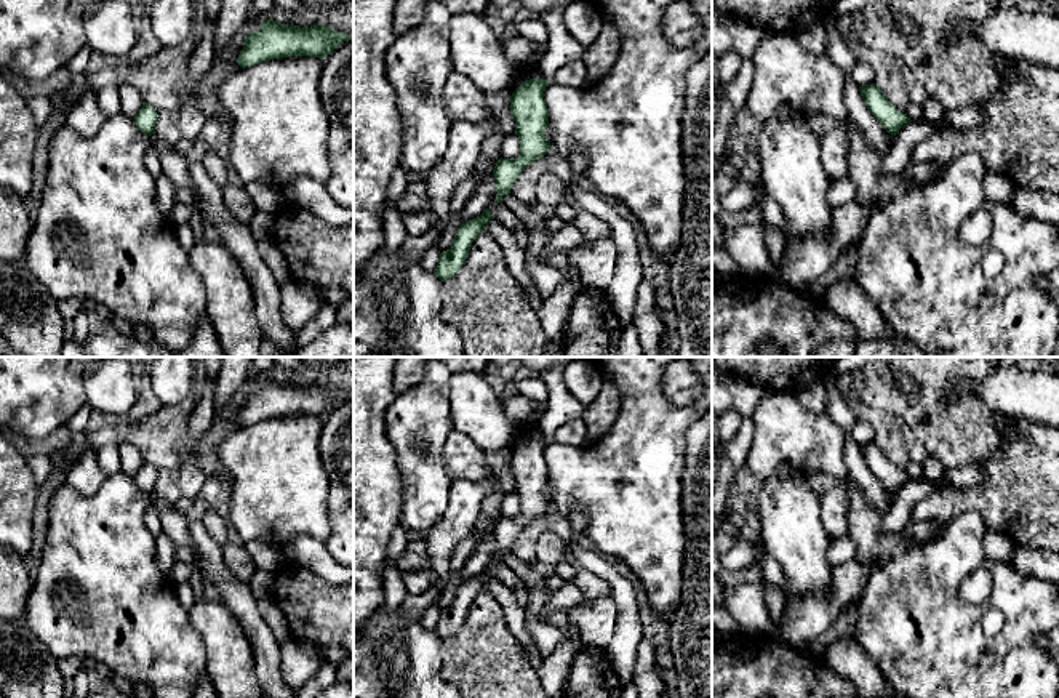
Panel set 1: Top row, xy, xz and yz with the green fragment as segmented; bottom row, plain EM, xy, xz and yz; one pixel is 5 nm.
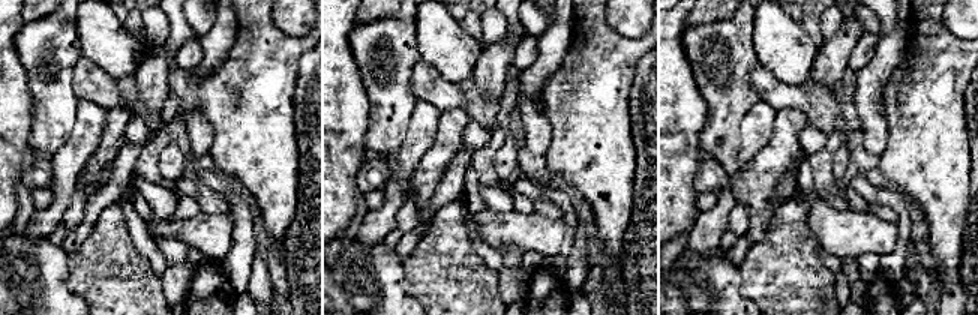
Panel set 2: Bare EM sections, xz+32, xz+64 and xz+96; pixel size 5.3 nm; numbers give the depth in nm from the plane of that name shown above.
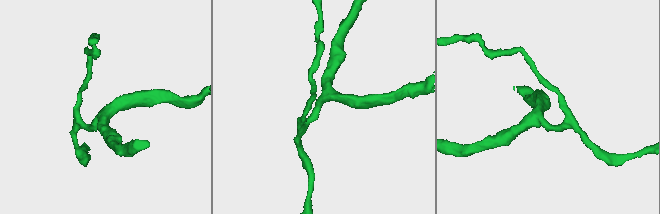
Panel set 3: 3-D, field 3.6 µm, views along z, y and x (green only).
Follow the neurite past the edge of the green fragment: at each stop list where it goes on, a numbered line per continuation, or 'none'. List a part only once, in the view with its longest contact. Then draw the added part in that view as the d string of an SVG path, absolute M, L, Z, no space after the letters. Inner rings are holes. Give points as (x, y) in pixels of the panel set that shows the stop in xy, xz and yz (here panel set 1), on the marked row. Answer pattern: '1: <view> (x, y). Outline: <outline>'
none

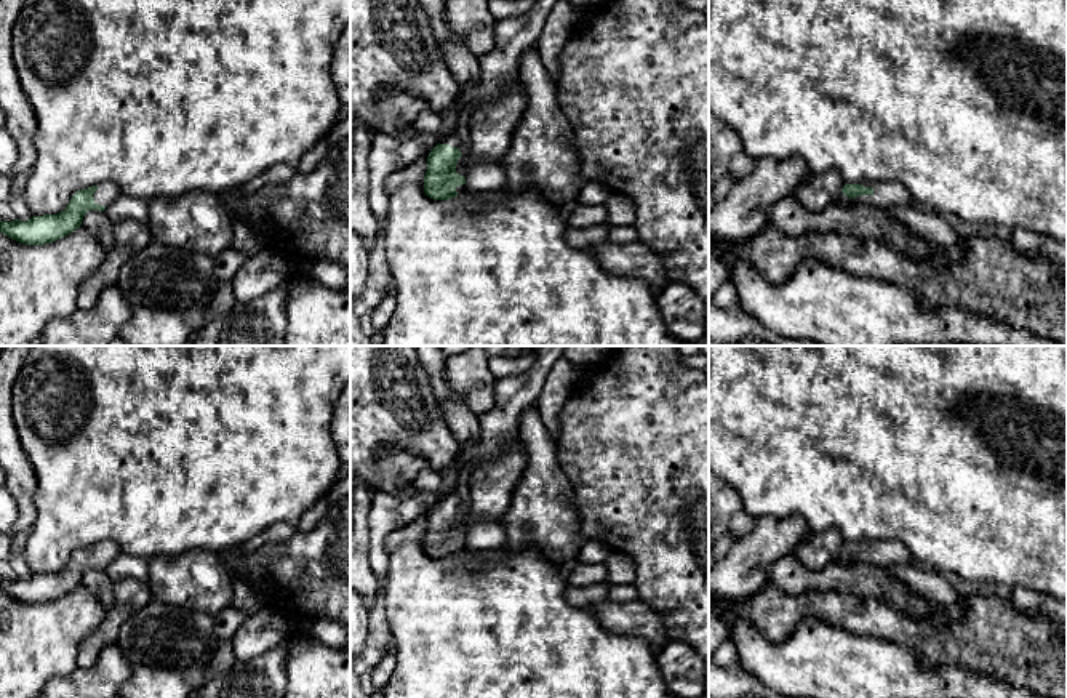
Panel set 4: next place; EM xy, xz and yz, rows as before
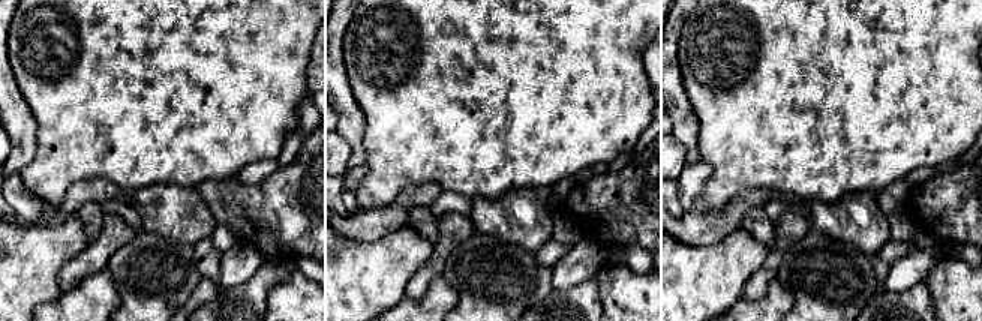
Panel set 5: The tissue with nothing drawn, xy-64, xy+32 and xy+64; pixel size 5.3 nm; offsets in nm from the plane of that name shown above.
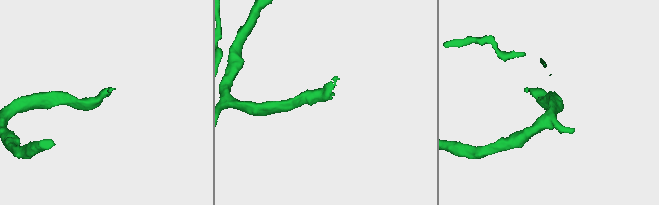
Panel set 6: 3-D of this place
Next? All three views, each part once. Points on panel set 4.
1: yz (888, 194). Outline: M886 181L886 183L864 183L864 187L872 187L873 194L869 195L857 195L856 199L846 197L843 192L840 192L840 197L837 203L851 207L851 205L864 205L870 208L893 208L897 205L909 205L913 203L909 191L896 181Z

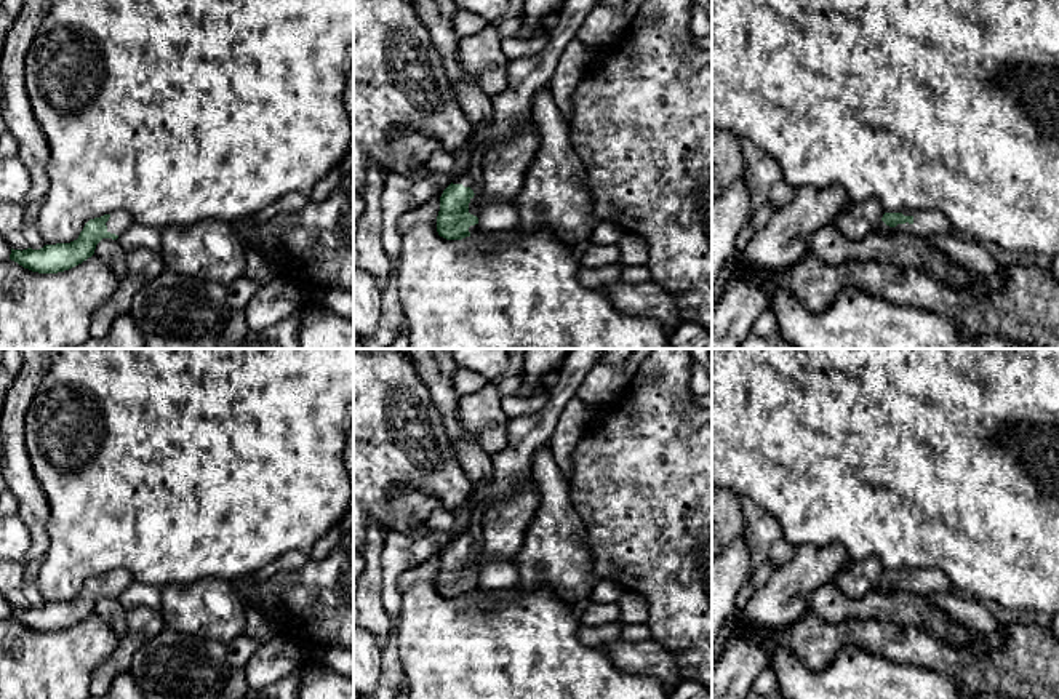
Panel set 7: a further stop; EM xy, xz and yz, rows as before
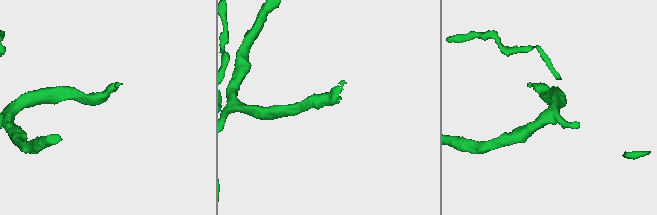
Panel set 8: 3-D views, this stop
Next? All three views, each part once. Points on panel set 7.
1: yz (928, 223). Outline: M926 210L926 211L904 211L904 216L912 216L913 222L909 224L897 224L896 227L886 226L883 221L880 221L880 226L877 232L891 235L891 234L904 234L910 237L933 237L937 234L949 234L953 232L949 219L936 210Z

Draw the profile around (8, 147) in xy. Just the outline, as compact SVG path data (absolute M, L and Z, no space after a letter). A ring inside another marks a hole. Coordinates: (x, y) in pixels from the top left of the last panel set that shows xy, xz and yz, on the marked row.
M10 131L0 134L0 158L14 157L18 149L16 138Z

